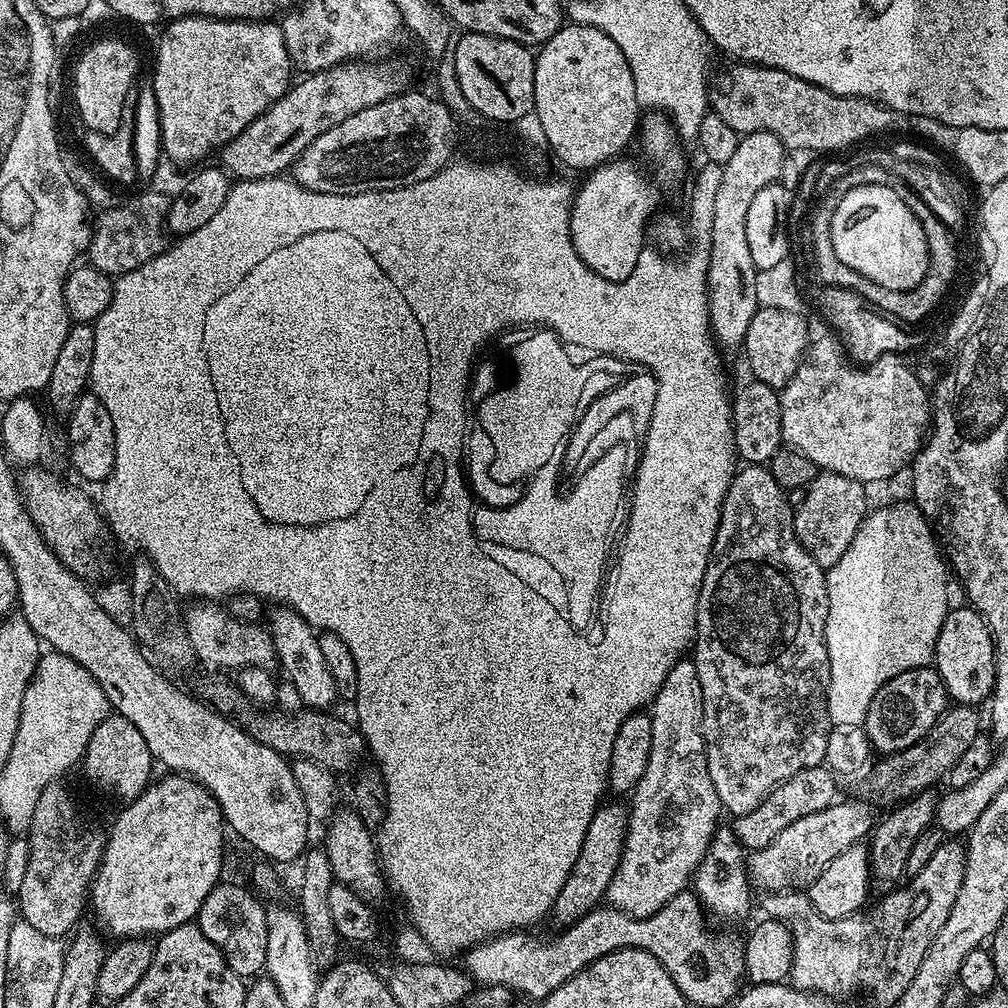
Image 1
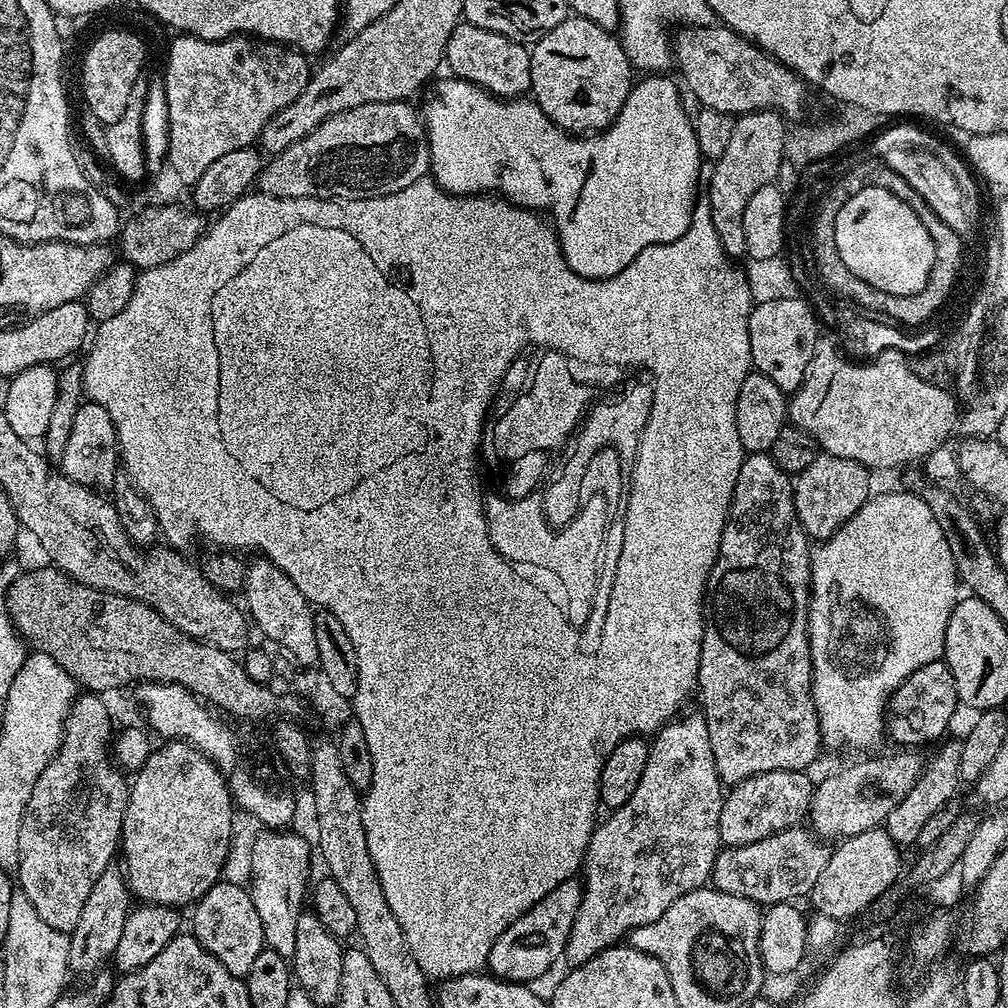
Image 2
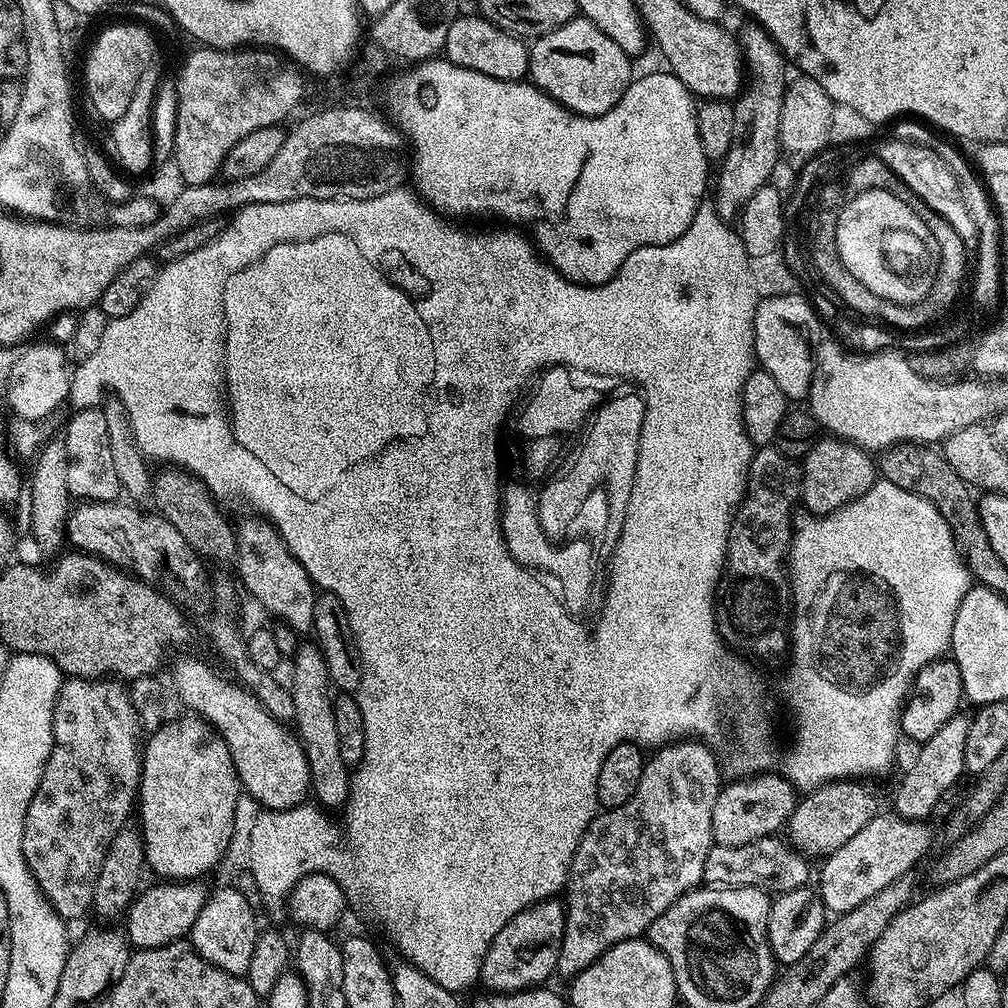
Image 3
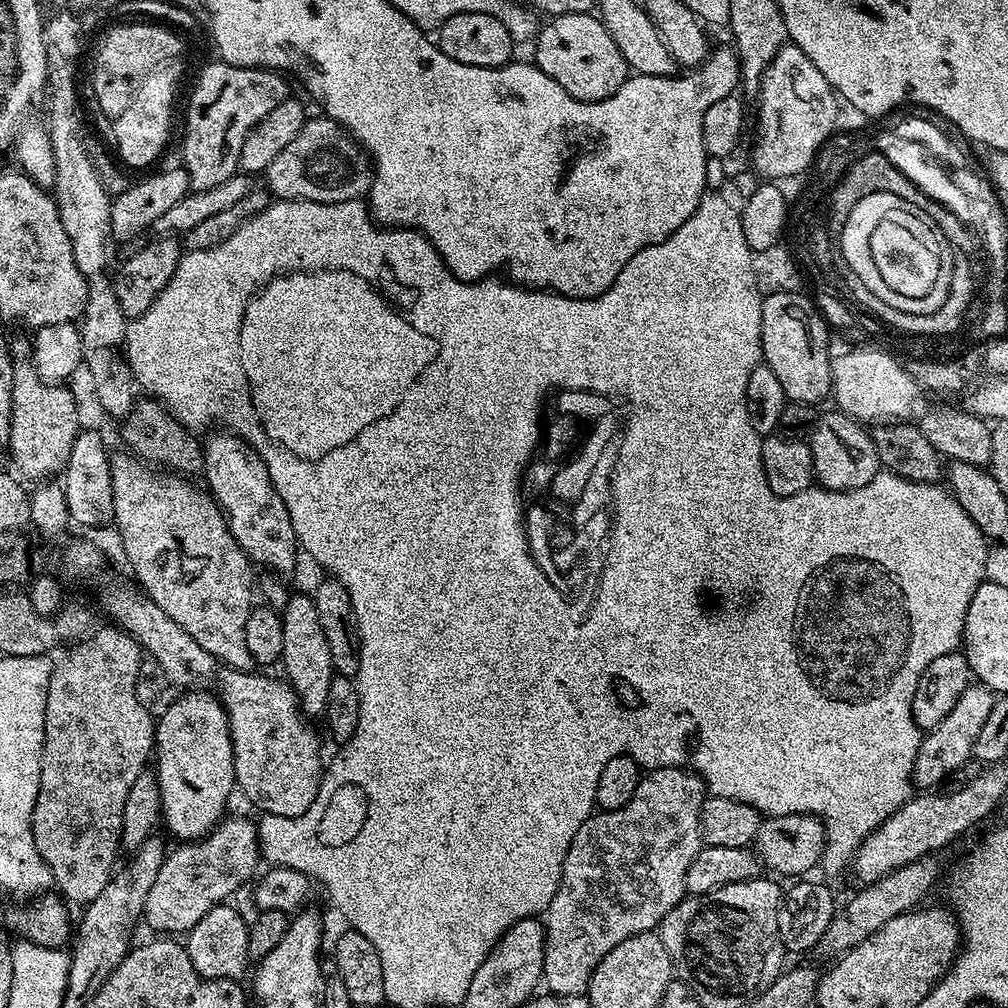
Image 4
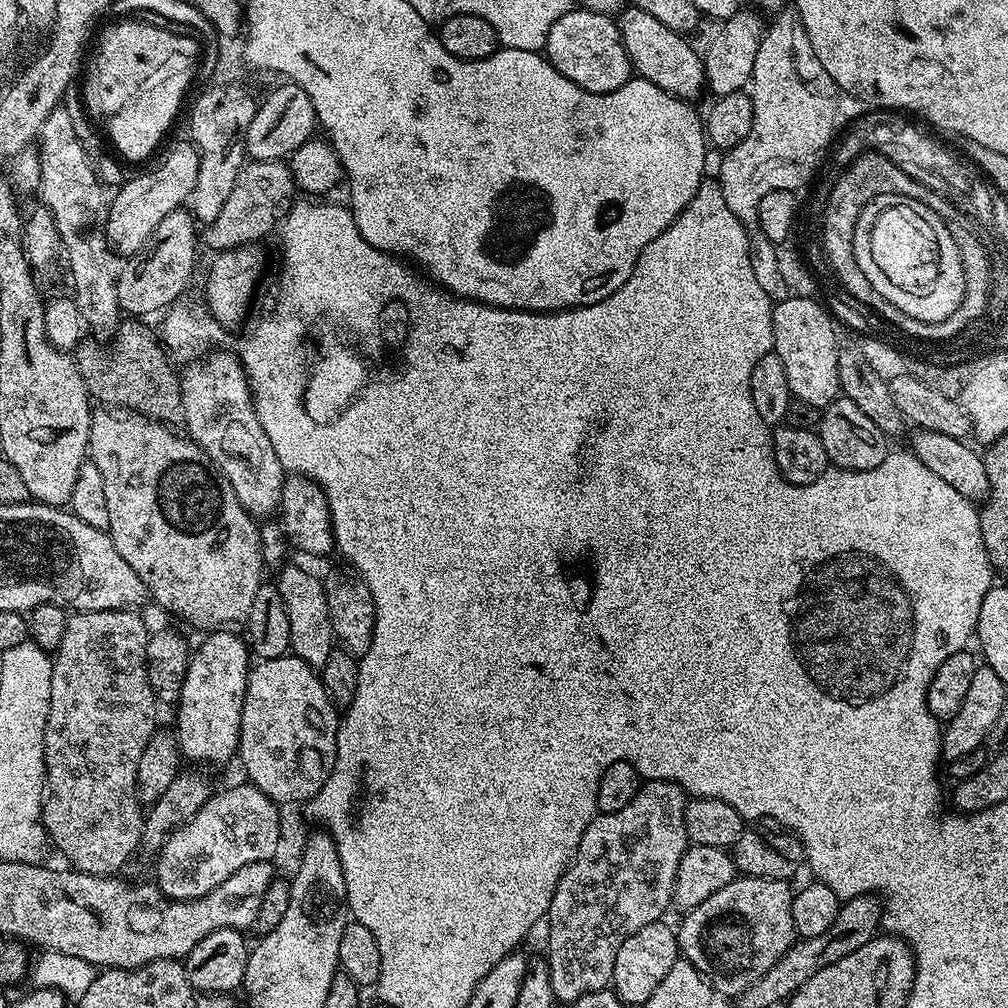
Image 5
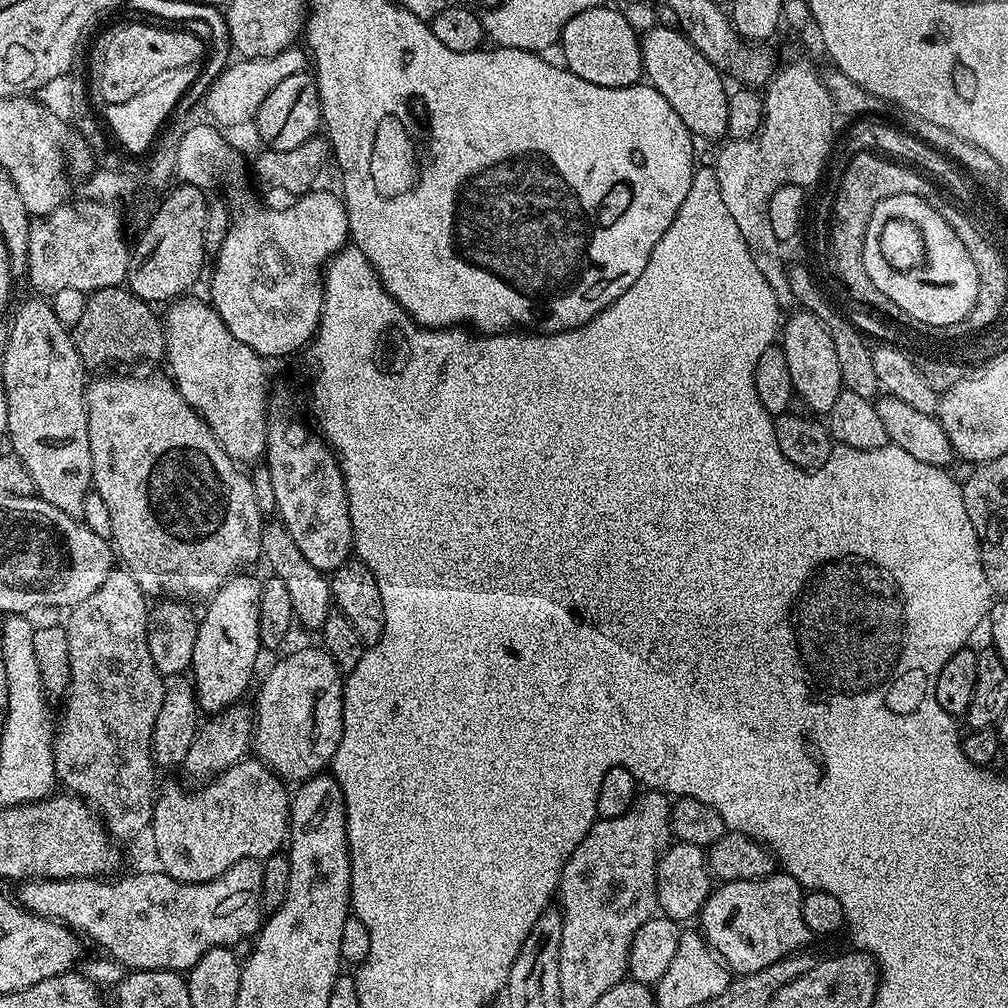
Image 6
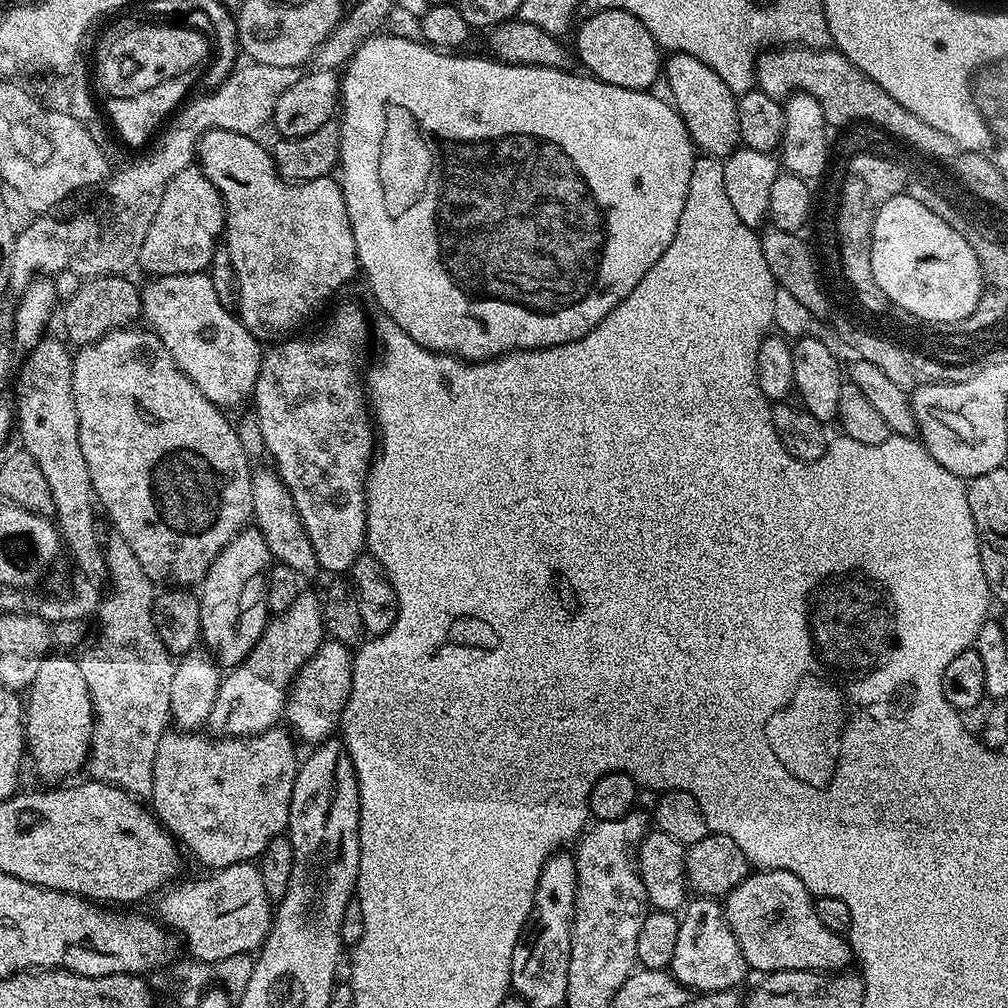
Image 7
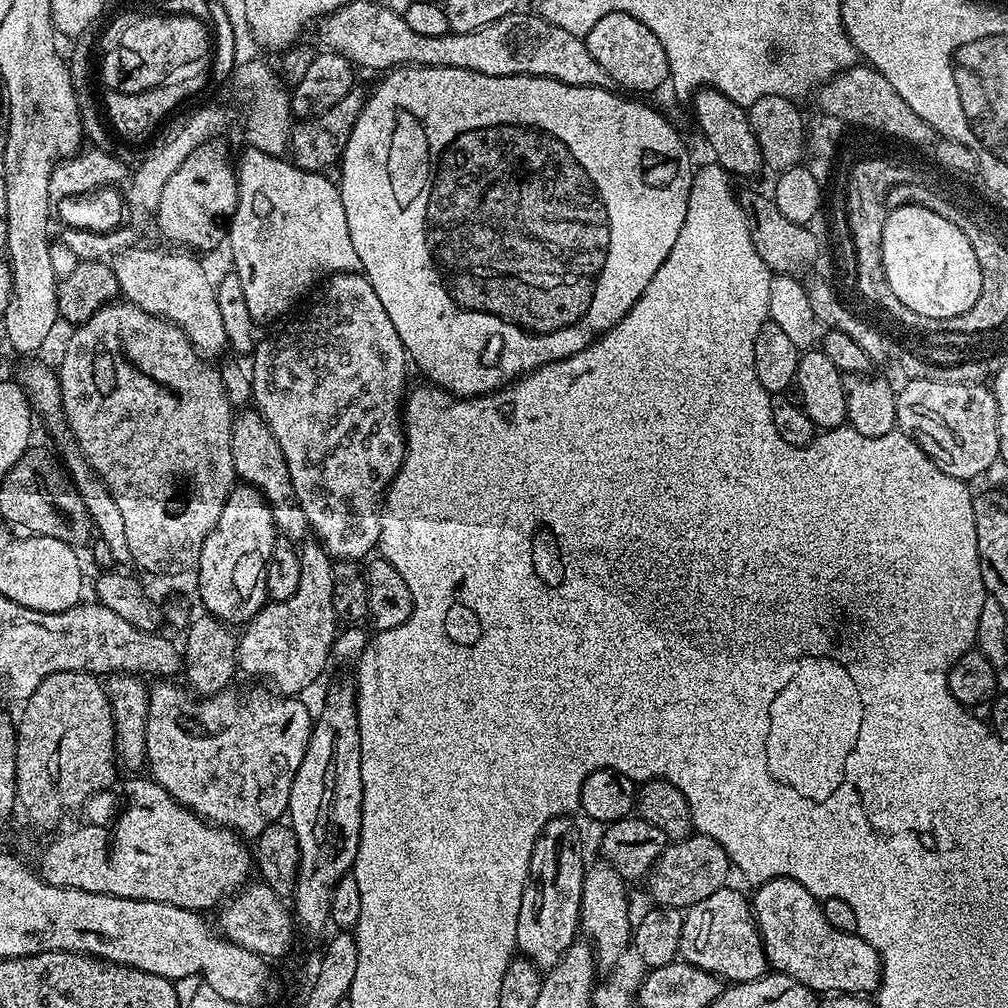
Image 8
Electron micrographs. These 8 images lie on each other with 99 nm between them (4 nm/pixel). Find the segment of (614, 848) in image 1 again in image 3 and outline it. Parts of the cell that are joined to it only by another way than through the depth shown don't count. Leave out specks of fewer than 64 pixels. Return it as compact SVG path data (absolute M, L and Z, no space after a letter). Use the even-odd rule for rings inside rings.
M559 899L539 900L537 904L531 904L526 910L514 914L502 930L494 938L490 950L480 967L479 983L488 987L487 991L492 994L507 994L510 992L523 992L533 986L544 986L549 983L548 979L556 972L556 963L560 953L560 939L564 933L564 909Z

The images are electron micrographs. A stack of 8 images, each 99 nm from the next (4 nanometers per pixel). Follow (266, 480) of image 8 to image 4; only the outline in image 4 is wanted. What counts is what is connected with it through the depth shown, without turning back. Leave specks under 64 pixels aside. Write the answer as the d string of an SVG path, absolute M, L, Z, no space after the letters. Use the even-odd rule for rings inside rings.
M289 595L286 610L282 613L284 633L282 634L282 661L283 675L288 685L293 688L294 694L300 703L300 711L305 717L323 717L326 706L326 694L330 694L330 682L334 675L330 646L326 646L326 634L322 634L322 626L318 622L316 601L311 595Z

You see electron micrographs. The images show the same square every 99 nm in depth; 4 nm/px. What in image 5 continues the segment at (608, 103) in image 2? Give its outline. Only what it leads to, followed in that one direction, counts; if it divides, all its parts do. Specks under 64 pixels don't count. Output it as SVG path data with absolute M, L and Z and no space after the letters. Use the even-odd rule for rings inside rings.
M579 6L562 14L562 18L550 26L544 52L548 61L563 76L587 92L613 92L634 76L626 46L620 37L619 23L611 16L594 14Z

